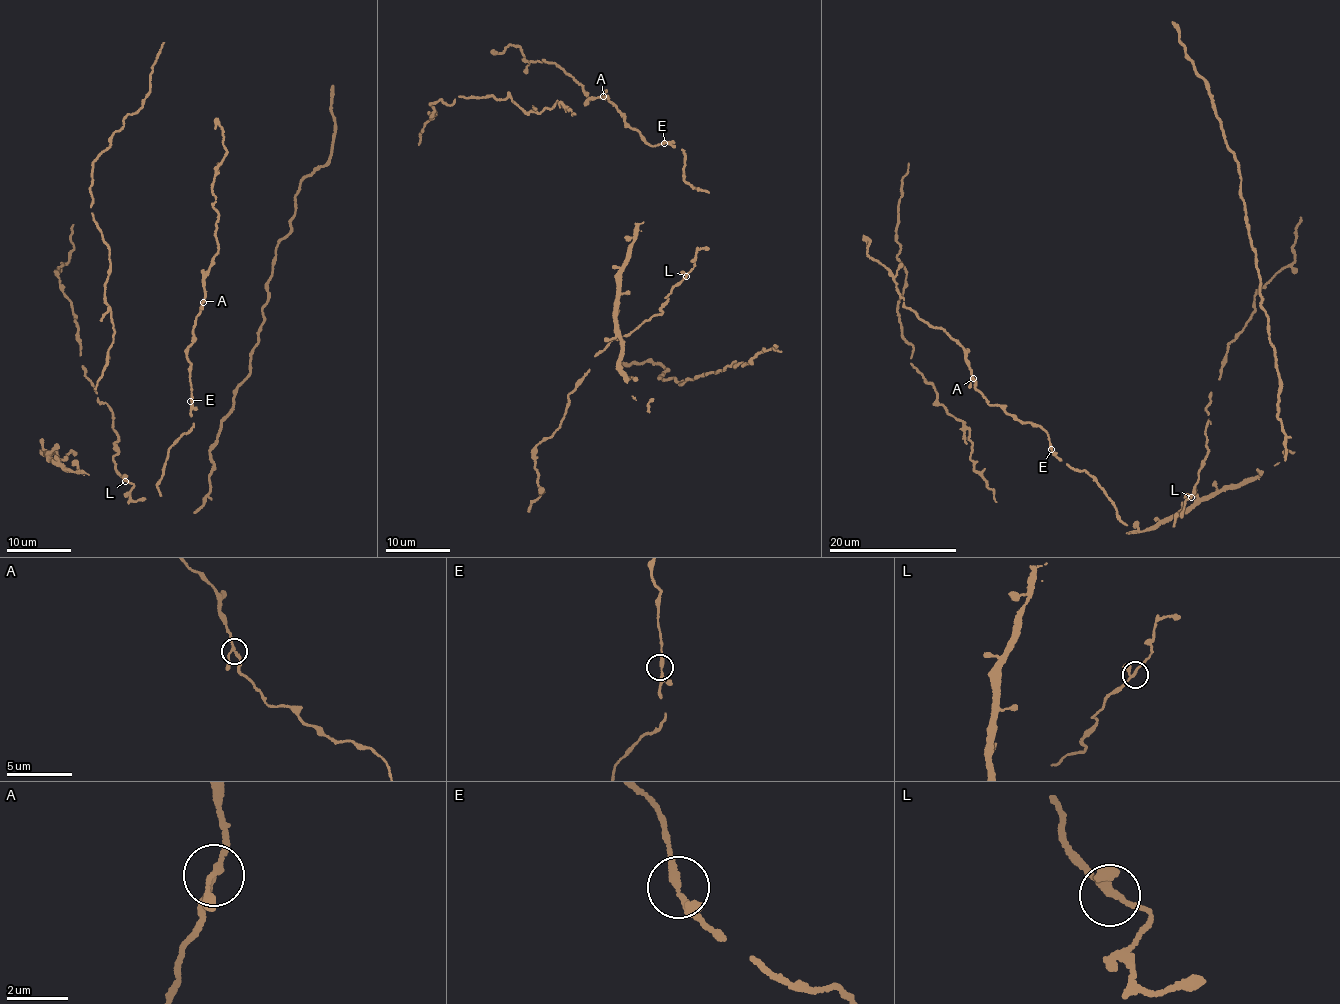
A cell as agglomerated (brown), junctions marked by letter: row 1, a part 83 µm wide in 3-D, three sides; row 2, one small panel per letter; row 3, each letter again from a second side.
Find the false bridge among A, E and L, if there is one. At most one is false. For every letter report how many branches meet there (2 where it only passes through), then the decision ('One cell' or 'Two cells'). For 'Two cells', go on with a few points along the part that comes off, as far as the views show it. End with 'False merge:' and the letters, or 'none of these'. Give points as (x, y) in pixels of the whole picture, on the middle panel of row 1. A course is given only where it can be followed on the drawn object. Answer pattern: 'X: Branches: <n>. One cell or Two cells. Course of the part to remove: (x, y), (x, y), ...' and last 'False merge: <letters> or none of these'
A: Branches: 3. One cell
E: Branches: 3. One cell
L: Branches: 3. One cell
False merge: none of these

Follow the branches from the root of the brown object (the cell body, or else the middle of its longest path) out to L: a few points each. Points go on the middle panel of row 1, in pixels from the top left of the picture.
L: (705, 246), (696, 252), (694, 268), (686, 276)

